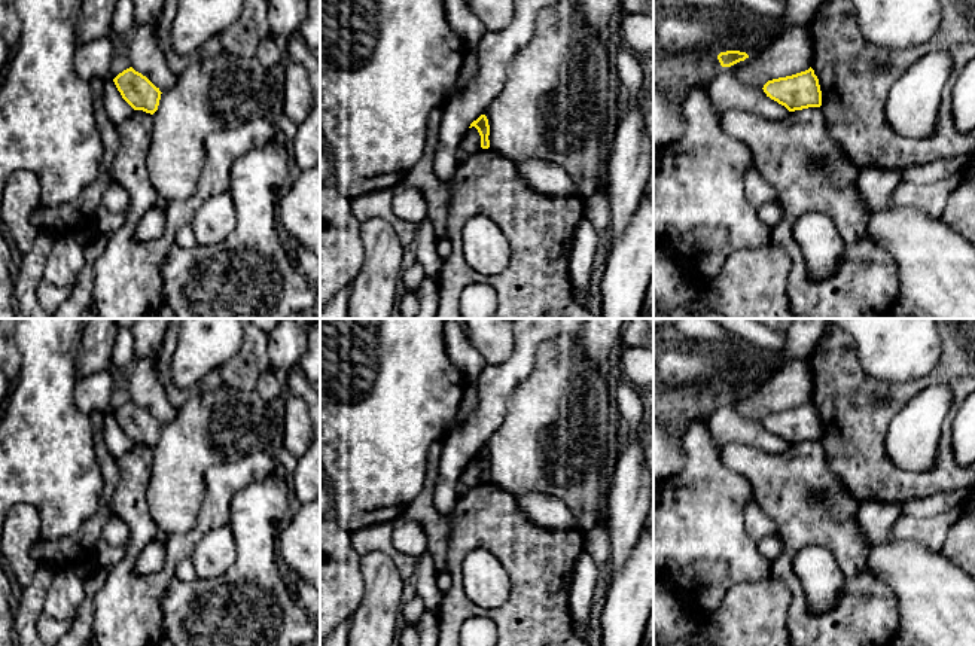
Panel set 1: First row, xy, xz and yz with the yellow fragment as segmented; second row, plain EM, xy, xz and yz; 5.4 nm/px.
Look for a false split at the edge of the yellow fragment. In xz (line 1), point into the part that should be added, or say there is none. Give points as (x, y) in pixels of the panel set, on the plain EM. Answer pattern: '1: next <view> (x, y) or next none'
1: next none

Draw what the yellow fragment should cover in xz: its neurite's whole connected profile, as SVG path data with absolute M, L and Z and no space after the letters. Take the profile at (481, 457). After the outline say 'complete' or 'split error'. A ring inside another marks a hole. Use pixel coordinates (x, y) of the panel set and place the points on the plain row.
M481 448L476 454L473 454L470 457L469 461L475 460L481 469L481 481L482 482L488 482L490 481L490 473L488 473L488 469L490 469L490 458L488 458L488 452L485 448Z | complete

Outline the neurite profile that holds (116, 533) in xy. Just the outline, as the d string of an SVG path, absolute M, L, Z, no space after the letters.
M112 515L101 531L101 539L110 546L125 546L130 539L130 528L119 517Z

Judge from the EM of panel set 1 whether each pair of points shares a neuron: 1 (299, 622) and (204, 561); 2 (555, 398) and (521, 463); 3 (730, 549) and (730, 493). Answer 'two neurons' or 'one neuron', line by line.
1: two neurons
2: one neuron
3: one neuron

